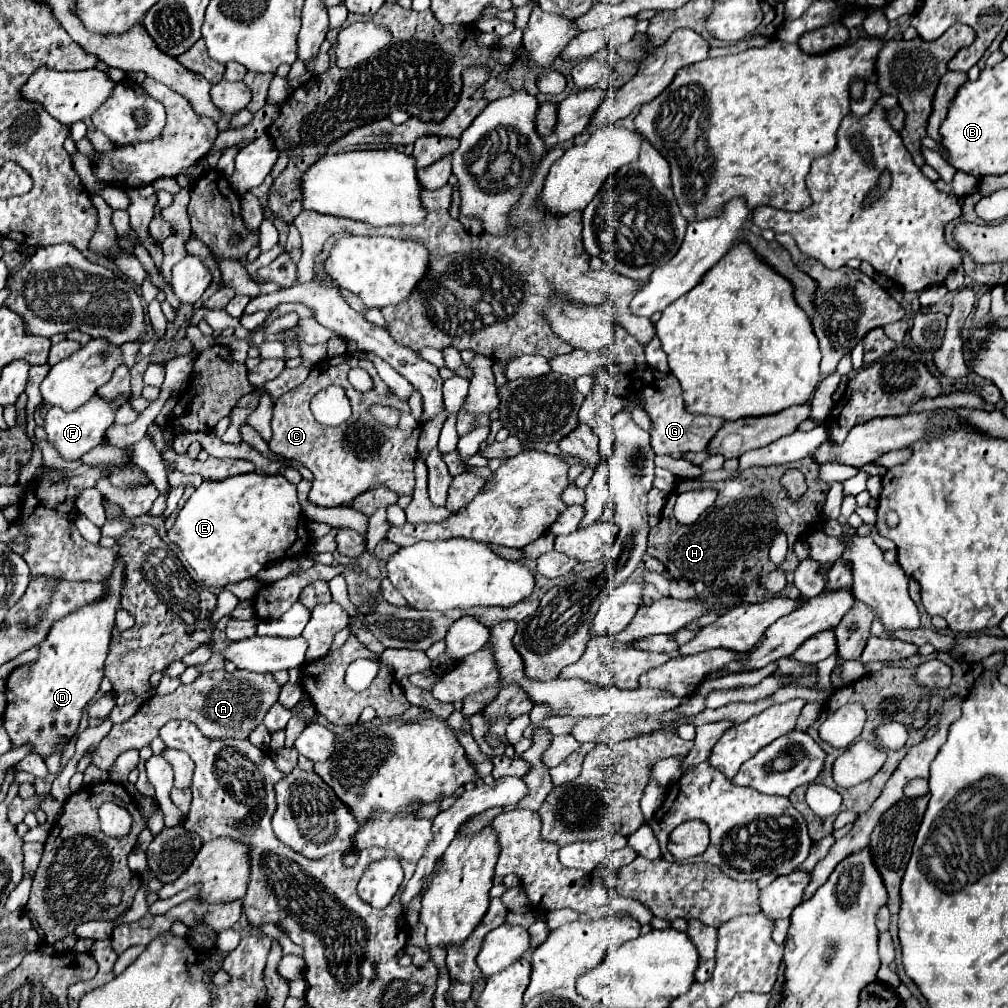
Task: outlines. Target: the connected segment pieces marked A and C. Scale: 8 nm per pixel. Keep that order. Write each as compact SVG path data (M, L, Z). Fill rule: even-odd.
M236 669L234 673L228 671L212 671L212 673L204 673L200 675L194 683L190 685L180 685L174 693L170 695L154 695L148 701L144 701L140 705L140 709L136 711L134 717L130 717L128 721L124 721L122 725L114 725L112 731L100 741L98 749L91 753L92 763L103 771L109 771L112 764L116 761L120 753L134 749L134 747L144 747L148 745L154 737L158 737L160 727L164 727L168 721L172 719L186 719L190 723L194 723L204 737L208 739L248 739L248 735L262 723L264 715L268 713L268 709L278 701L281 685L274 679L271 673L252 673L252 671L244 671L244 669Z
M340 355L332 359L322 359L320 363L316 363L308 379L300 387L296 387L296 391L288 391L288 395L282 395L278 401L274 401L274 417L272 417L274 435L268 445L274 453L284 457L294 457L296 461L300 461L304 467L312 471L314 481L308 495L308 501L312 505L318 505L318 507L350 505L358 495L370 489L376 489L380 485L396 491L398 495L402 493L412 495L414 459L416 459L416 445L420 437L420 425L412 417L408 403L400 403L396 395L388 397L386 391L388 391L388 385L378 377L370 361L362 361L354 355ZM352 367L362 367L370 373L370 377L374 379L372 391L360 393L348 383L346 375ZM328 385L344 387L352 405L350 419L344 425L338 425L336 429L326 429L310 413L312 395L316 395ZM374 403L398 409L400 411L398 427L388 427L378 423L370 413L370 407ZM374 431L380 431L380 433L376 435Z

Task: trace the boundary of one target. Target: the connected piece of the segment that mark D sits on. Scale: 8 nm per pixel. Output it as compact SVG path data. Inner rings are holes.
M116 559L116 567L106 583L108 599L92 607L80 607L76 615L60 619L40 645L38 659L16 667L6 679L6 711L2 723L12 747L32 745L32 753L46 759L56 751L58 743L74 741L84 707L98 693L104 679L104 659L120 603L120 587L124 585L124 563L120 559Z

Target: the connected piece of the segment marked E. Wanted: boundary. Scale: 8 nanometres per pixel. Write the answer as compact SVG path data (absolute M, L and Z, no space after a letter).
M244 473L224 481L204 481L178 511L174 527L168 531L172 543L176 543L186 557L188 565L196 571L198 579L206 587L226 587L228 583L254 577L266 563L280 561L286 557L308 557L314 563L332 563L332 553L314 553L306 517L296 497L296 485L282 475L258 475Z

